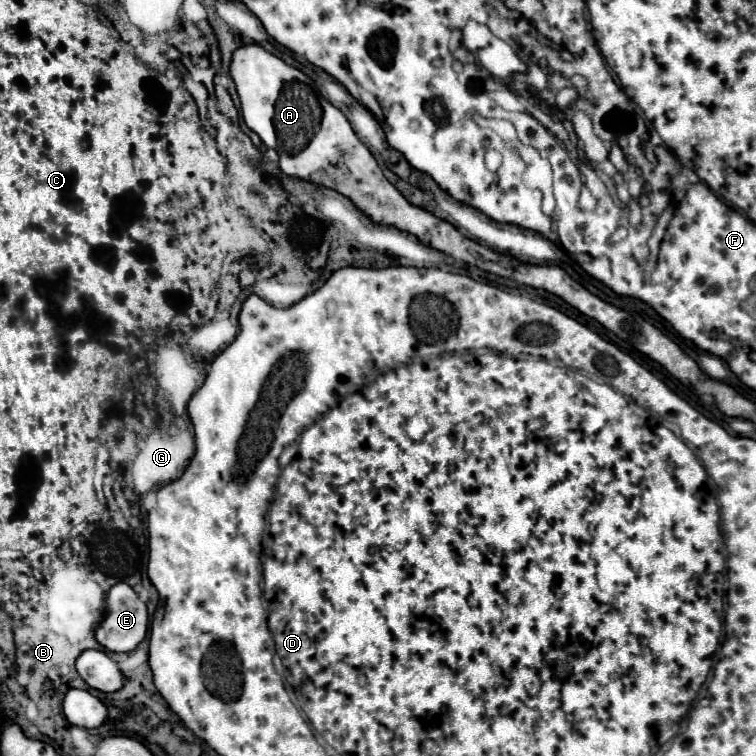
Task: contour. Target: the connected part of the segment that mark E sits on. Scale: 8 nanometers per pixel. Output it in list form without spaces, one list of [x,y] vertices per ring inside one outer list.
[[[125,582],[115,584],[107,596],[107,608],[97,640],[111,652],[133,652],[147,636],[149,612],[133,588]]]

